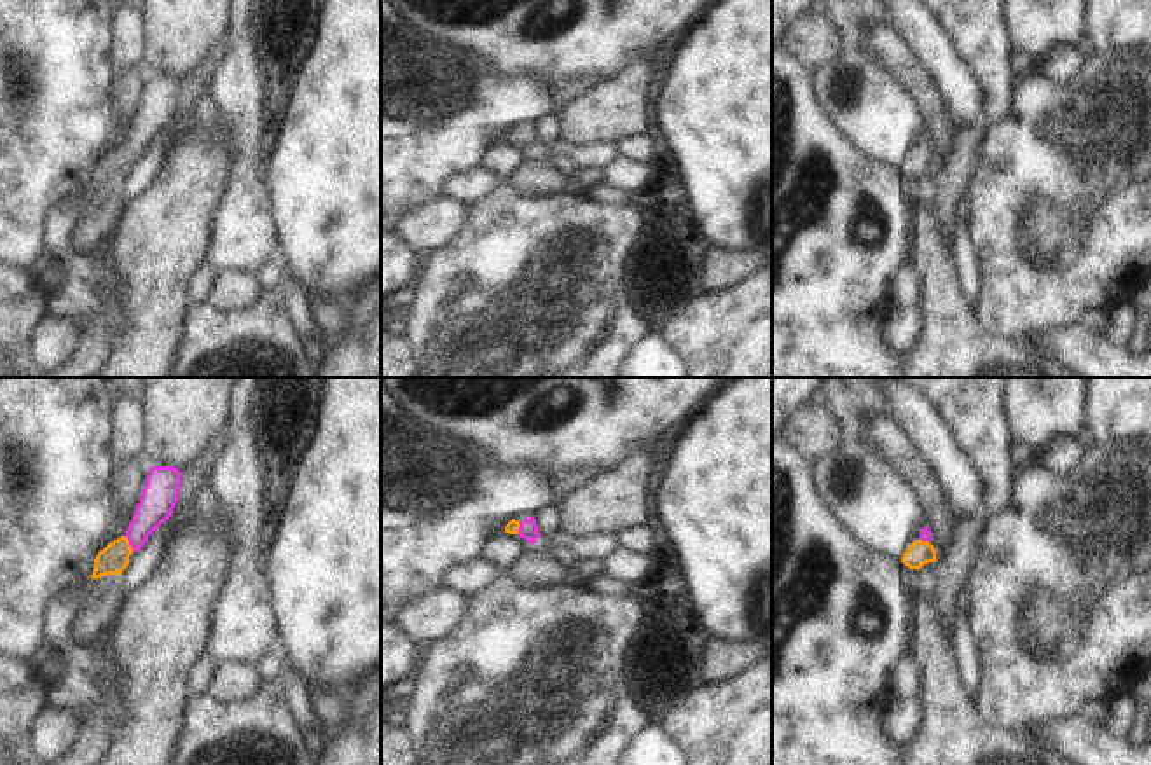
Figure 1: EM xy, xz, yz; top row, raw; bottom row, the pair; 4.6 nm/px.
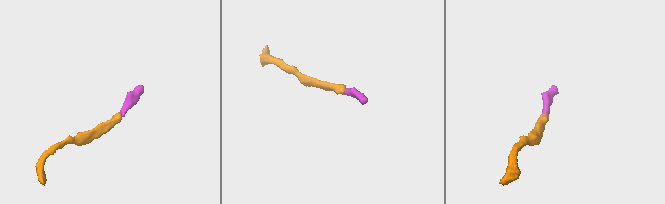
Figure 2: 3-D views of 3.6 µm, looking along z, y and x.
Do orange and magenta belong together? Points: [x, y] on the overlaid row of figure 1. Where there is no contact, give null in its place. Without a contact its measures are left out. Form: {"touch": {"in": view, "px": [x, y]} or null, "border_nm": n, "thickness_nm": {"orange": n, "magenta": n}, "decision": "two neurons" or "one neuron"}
{"touch": {"in": "xy", "px": [128, 544]}, "border_nm": 80, "thickness_nm": {"orange": 140, "magenta": 160}, "decision": "one neuron"}

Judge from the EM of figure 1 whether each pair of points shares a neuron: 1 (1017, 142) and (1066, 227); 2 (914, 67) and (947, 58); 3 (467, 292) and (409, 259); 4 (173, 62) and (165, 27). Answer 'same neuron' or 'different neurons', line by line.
1: same neuron
2: different neurons
3: different neurons
4: same neuron

